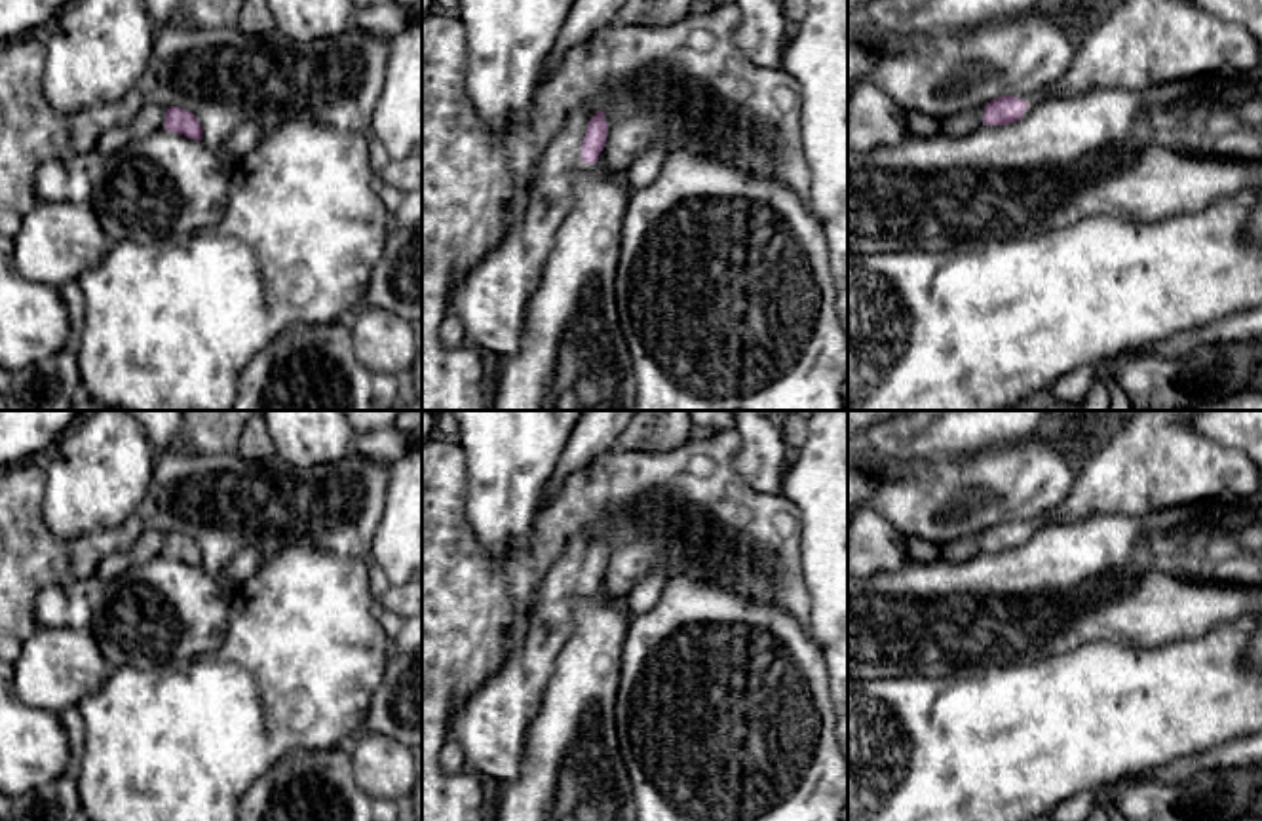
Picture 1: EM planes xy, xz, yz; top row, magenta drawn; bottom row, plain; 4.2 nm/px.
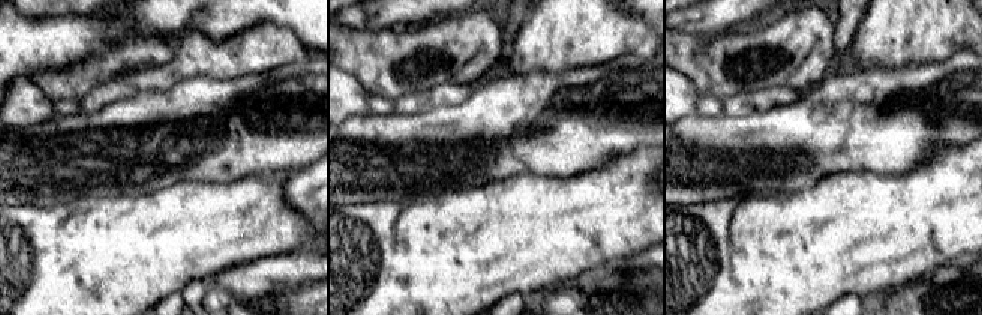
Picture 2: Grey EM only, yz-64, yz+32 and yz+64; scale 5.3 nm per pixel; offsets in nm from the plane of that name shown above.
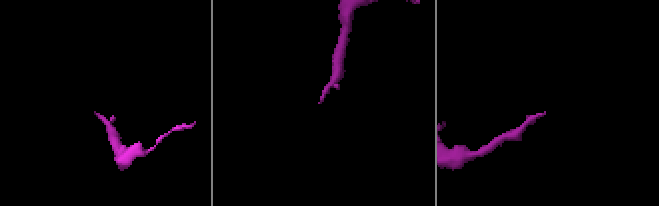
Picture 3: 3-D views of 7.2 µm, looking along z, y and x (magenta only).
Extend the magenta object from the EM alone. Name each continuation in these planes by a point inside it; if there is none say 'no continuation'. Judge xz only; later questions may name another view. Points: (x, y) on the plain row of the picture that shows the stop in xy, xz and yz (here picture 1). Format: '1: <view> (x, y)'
1: xz (491, 726)

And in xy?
1: xy (151, 544)

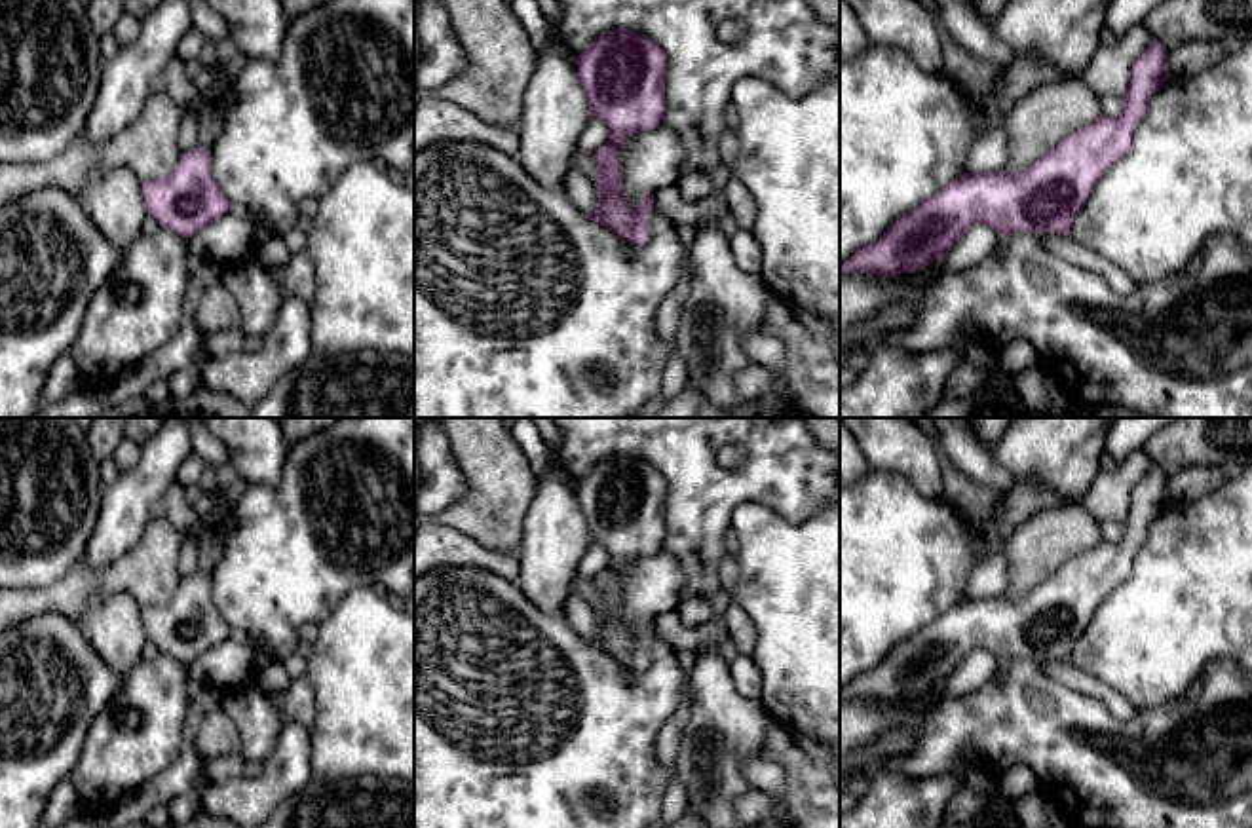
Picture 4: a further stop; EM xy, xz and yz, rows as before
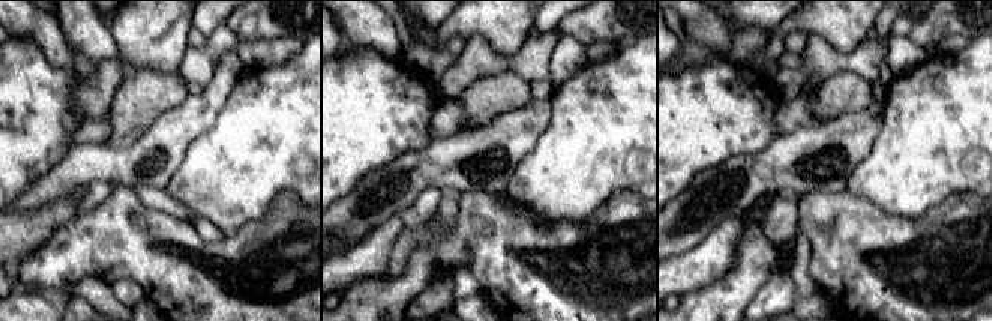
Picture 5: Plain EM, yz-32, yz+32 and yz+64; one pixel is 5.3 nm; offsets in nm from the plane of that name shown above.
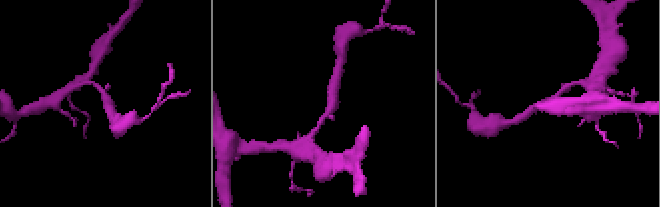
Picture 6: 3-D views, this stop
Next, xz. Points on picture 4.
no continuation

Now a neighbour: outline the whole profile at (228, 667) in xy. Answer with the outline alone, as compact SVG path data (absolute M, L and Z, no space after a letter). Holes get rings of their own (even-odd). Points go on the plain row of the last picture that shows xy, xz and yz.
M234 634L186 665L192 680L226 699L245 689L258 670L253 644Z

